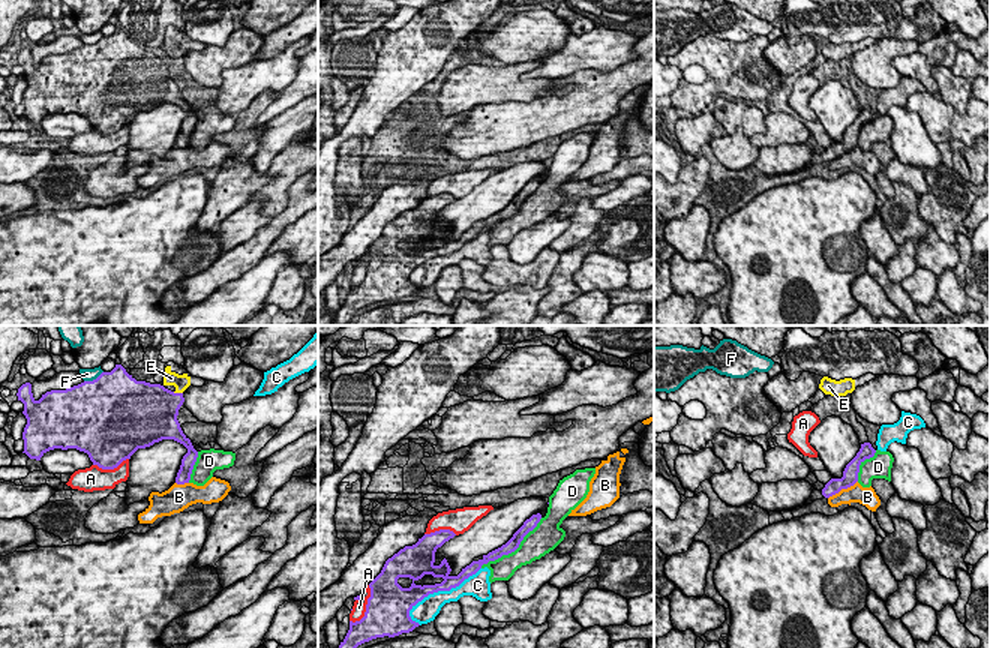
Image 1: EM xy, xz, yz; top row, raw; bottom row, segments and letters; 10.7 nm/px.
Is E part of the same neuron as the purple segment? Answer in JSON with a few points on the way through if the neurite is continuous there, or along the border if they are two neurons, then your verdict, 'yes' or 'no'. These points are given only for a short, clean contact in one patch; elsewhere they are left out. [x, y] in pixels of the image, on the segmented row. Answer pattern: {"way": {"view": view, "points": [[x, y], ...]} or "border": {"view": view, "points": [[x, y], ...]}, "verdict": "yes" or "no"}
{"border": {"view": "xy", "points": [[173, 392], [182, 393]]}, "verdict": "no"}

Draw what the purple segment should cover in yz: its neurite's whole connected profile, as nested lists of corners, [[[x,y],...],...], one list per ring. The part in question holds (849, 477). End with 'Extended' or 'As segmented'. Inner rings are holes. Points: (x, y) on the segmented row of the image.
[[[870,442],[861,444],[860,452],[856,456],[846,465],[843,471],[842,478],[831,478],[822,490],[813,489],[810,498],[806,501],[804,506],[812,504],[816,500],[830,498],[836,494],[838,494],[842,489],[848,489],[854,486],[858,482],[858,472],[860,472],[860,465],[866,460],[873,458],[876,450],[872,447]]]. Extended

